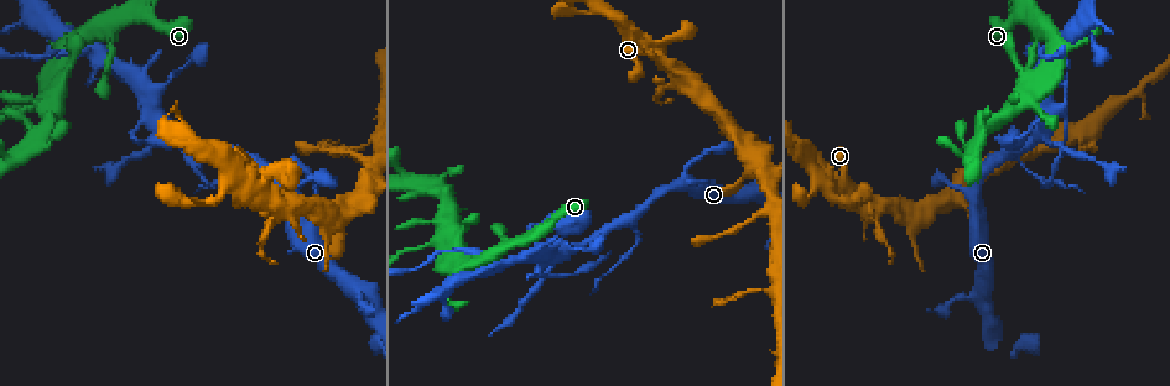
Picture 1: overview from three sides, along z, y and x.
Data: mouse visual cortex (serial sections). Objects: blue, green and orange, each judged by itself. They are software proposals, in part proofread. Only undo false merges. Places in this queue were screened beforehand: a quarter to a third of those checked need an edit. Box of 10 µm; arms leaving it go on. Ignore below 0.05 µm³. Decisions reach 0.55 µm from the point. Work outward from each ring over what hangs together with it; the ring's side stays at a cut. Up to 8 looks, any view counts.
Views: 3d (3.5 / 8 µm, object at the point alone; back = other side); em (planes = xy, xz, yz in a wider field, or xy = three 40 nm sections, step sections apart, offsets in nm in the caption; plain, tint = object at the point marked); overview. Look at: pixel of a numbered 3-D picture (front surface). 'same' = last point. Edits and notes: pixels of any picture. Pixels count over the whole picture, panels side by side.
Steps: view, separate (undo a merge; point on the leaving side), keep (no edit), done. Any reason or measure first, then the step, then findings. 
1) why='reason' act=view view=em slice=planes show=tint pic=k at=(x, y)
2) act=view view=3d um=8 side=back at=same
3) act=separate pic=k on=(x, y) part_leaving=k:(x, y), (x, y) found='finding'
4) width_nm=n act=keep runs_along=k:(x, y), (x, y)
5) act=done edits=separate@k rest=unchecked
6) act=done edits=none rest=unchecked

why='calibre changes' act=view view=3d um=8 pic=1 at=(157, 116)

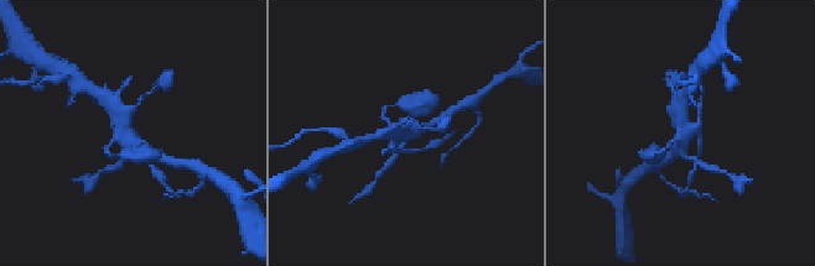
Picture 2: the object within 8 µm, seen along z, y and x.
act=view view=em slice=xy step=5 show=tint at=same

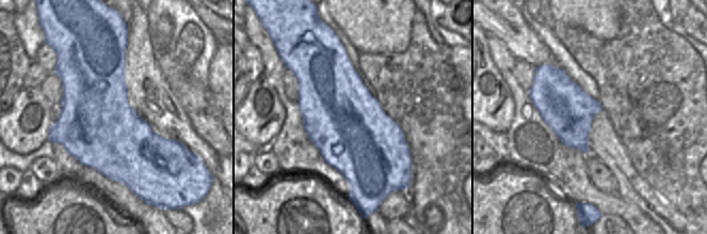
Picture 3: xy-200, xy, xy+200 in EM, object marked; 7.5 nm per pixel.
act=separate pic=2 on=(411, 150) part_leaving=2:(395, 149), (418, 151), (434, 145) found='a second cell is stuck on'

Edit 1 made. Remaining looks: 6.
why='redraw' act=view view=overview

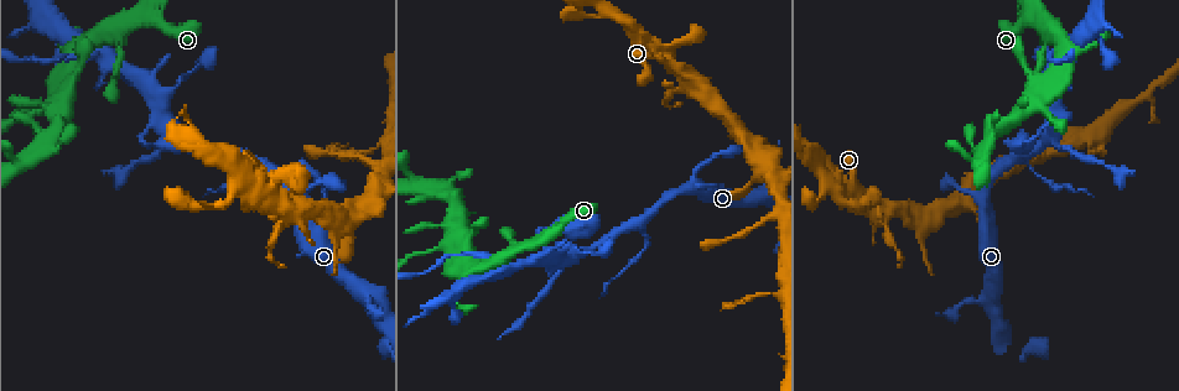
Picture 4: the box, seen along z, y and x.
why='three-way junction' act=view view=3d um=8 side=back pic=4 at=(503, 272)

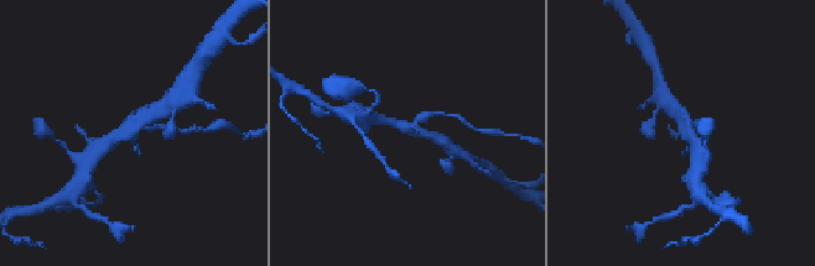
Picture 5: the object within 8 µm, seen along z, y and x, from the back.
act=view view=3d um=3.5 at=same

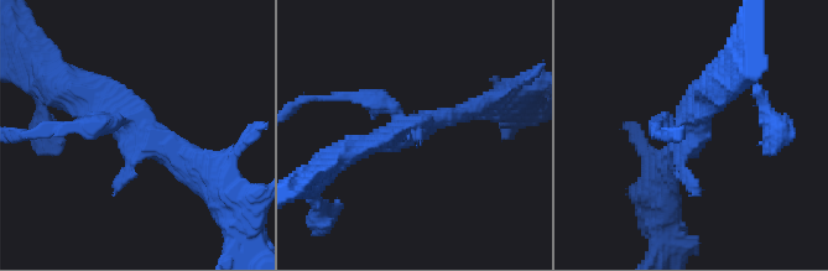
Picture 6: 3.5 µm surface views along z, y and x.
act=separate pic=6 on=(84, 131) part_leaving=6:(396, 115), (365, 95), (308, 99) found='a second cell is stuck on'

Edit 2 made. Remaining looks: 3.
why='arms run side by side' act=view view=3d um=3.5 pic=4 at=(677, 45)

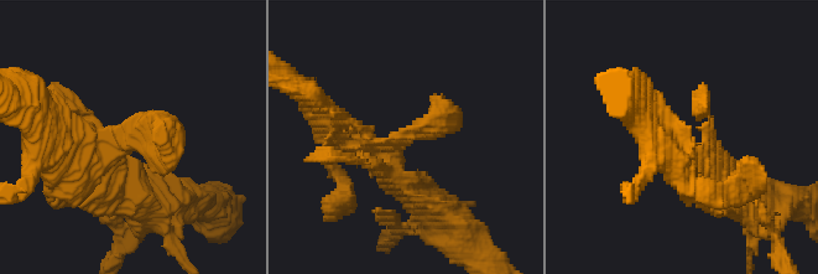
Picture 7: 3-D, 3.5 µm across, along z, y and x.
act=view view=em slice=xy step=3 show=tint pic=7 at=(399, 139)

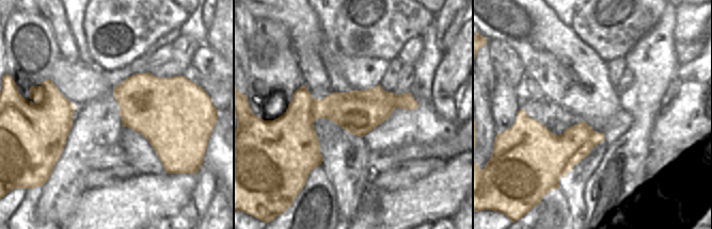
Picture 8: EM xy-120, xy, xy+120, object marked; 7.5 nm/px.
why='another direction' act=view view=em slice=xy step=2 show=tint at=same

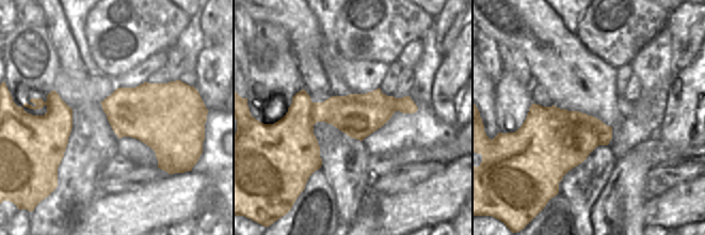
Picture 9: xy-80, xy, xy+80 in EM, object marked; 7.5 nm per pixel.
act=keep runs_along=7:(369, 164), (448, 119) found='continuous, no second cell'

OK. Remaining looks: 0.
act=done edits=separate@2,separate@6 rest=unchecked

